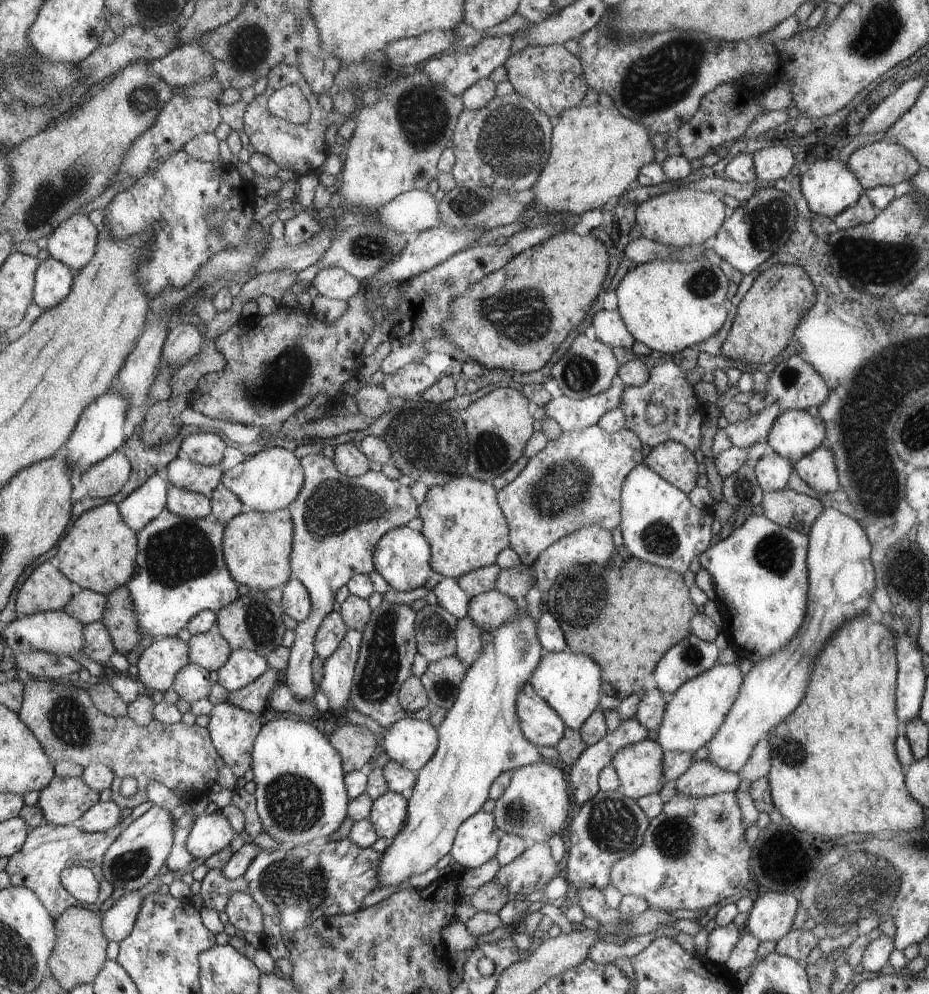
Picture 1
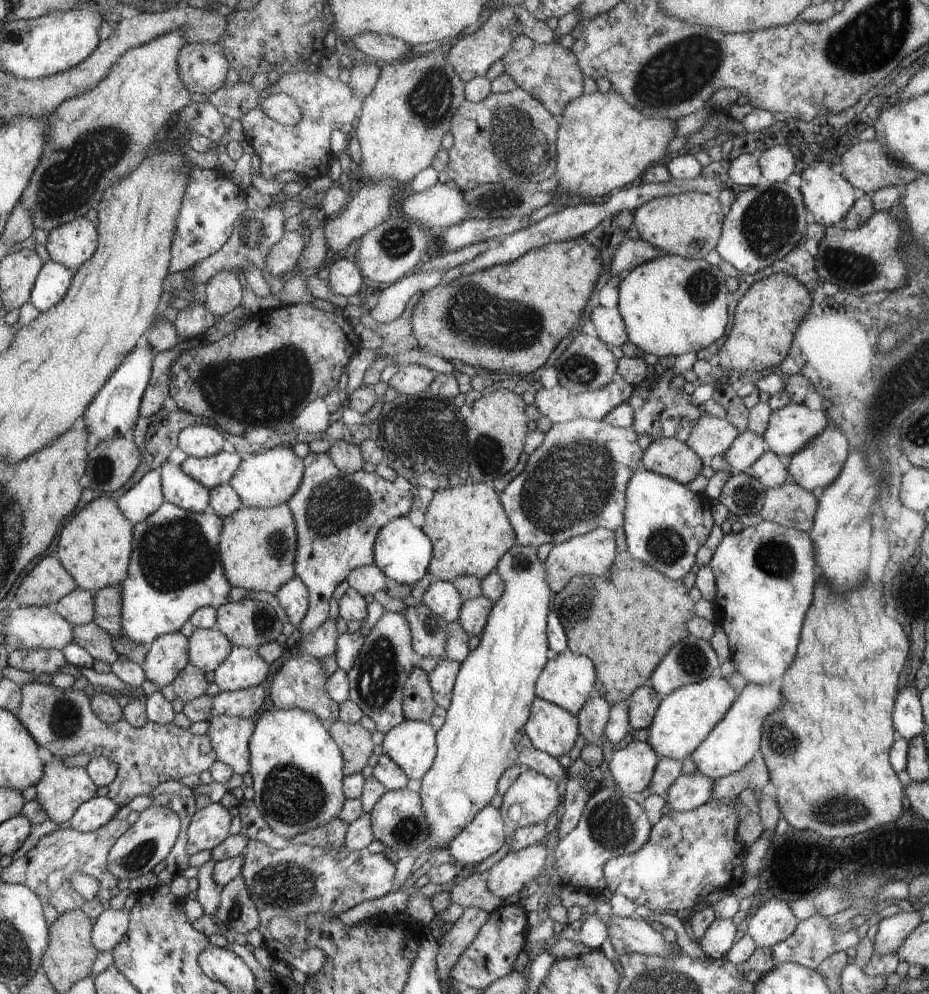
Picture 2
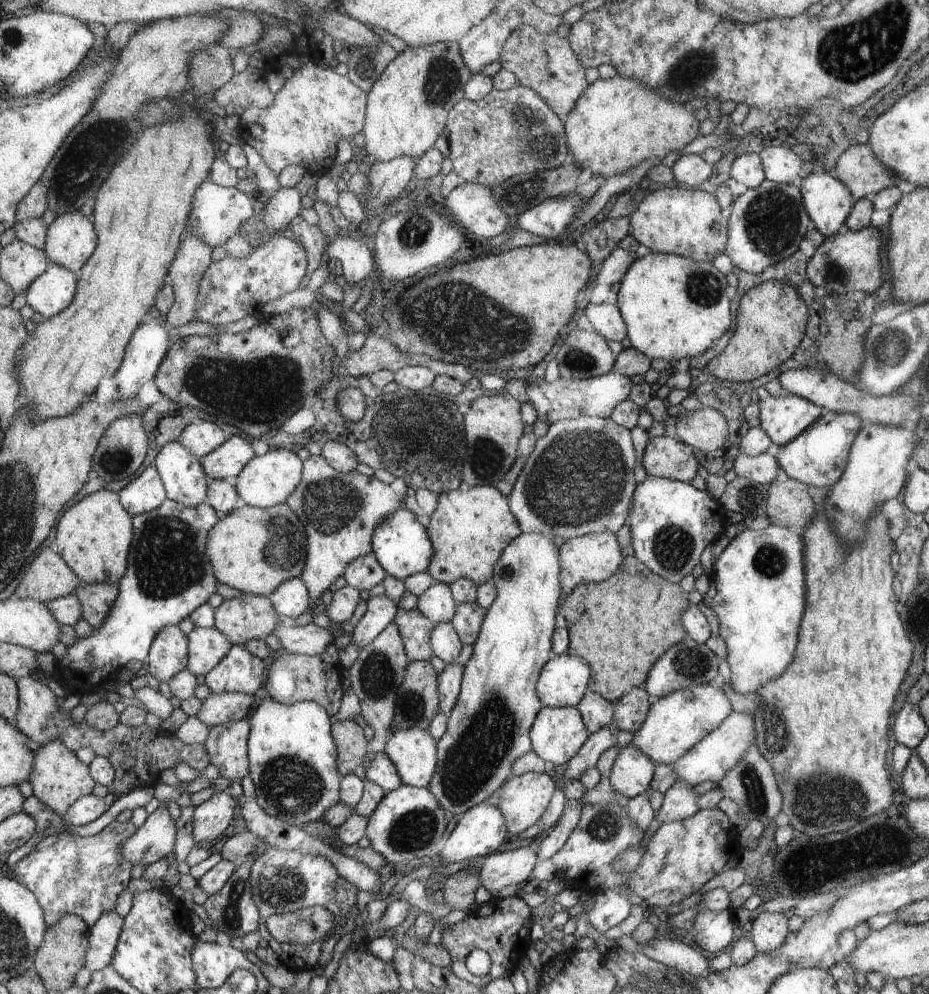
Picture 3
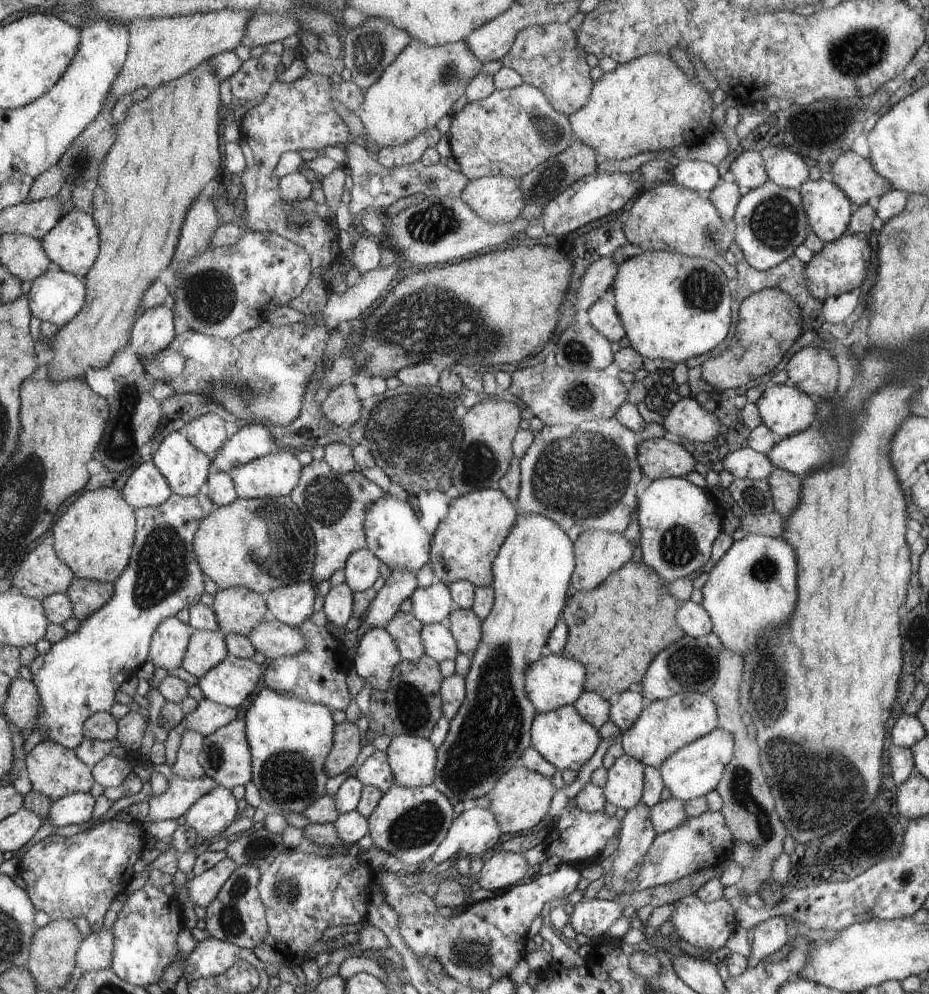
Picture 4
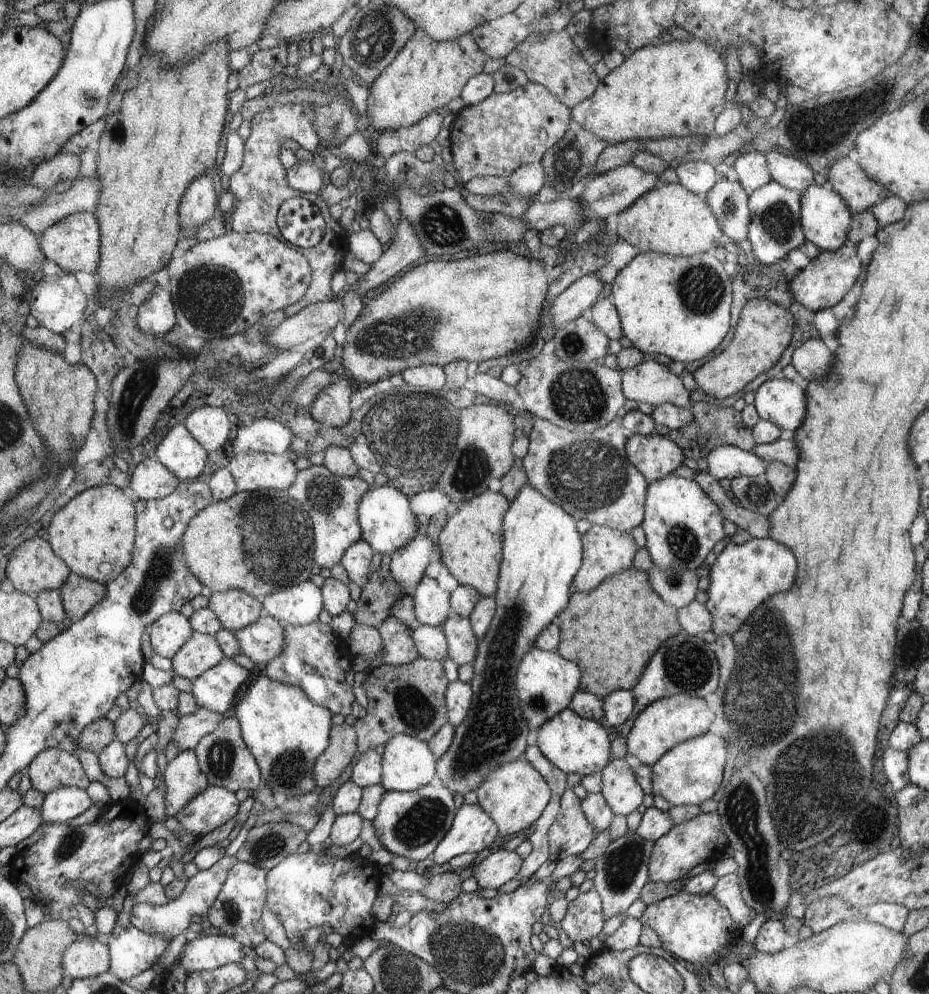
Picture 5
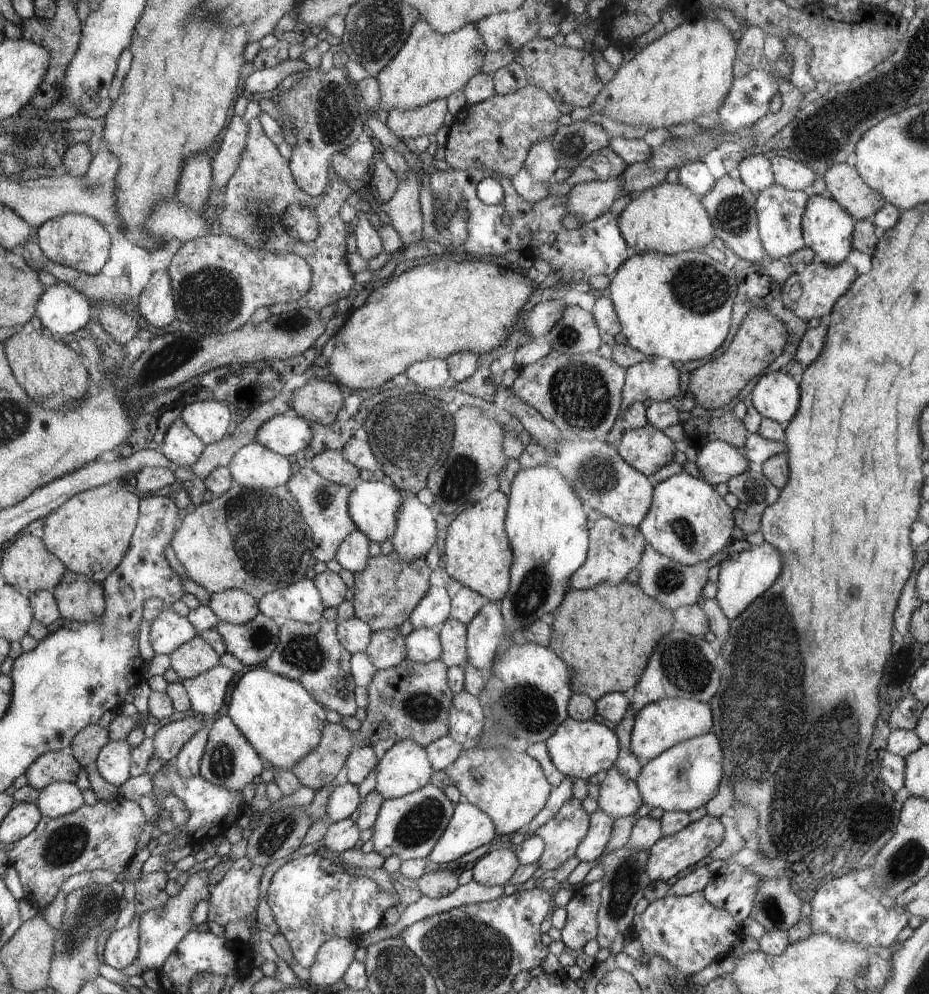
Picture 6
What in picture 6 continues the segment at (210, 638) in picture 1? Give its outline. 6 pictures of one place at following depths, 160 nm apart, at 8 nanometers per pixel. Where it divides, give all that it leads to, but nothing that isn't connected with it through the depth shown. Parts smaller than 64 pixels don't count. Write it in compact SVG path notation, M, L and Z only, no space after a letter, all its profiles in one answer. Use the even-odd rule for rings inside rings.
M200 635L169 655L171 668L182 680L198 677L219 666L220 657L214 646Z

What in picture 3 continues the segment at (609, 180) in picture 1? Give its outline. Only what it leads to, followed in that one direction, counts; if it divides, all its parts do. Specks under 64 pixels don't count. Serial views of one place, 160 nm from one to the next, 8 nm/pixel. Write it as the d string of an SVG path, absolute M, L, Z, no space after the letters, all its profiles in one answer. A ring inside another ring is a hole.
M624 74L590 84L573 113L568 114L565 126L572 157L569 161L582 164L582 169L590 168L596 177L604 176L606 181L636 168L646 158L664 159L670 152L680 152L680 148L700 136L696 112L688 114L684 104L664 100L658 96L658 90L650 90L646 84Z

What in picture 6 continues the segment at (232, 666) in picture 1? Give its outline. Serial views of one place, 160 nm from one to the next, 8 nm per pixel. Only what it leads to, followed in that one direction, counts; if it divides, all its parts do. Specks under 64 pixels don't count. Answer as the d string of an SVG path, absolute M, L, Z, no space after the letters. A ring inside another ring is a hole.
M216 666L192 679L184 679L184 686L190 700L190 708L196 714L212 719L226 702L226 690L234 678L234 672L226 666Z

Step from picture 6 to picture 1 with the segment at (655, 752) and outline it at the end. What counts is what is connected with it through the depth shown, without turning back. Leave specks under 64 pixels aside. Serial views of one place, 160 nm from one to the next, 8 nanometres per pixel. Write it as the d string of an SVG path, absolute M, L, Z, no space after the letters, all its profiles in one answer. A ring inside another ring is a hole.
M717 662L704 673L686 681L667 704L665 716L658 729L658 744L665 751L687 753L694 753L698 748L708 744L734 704L742 681L742 672L736 662L725 665Z

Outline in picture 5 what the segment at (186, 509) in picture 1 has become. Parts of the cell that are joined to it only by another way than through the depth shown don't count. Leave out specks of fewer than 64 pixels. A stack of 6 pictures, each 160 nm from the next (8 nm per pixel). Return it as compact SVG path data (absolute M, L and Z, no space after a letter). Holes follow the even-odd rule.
M182 425L174 426L156 448L156 456L180 482L197 480L203 474L209 452Z

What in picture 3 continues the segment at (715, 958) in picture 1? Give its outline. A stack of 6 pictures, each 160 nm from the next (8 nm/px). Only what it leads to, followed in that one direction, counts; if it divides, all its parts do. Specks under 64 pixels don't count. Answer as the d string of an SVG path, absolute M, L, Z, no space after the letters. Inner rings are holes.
M701 909L695 918L692 934L696 944L706 952L720 952L730 946L734 933L738 930L734 924L732 909L720 912Z

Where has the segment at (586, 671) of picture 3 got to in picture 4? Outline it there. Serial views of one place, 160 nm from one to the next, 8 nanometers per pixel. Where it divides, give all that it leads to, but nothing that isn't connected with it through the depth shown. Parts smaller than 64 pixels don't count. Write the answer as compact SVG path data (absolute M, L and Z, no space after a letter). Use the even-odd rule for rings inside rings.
M544 650L540 660L532 662L525 673L526 694L533 702L537 713L546 713L574 705L578 698L585 693L586 667L576 659L564 655L551 654Z

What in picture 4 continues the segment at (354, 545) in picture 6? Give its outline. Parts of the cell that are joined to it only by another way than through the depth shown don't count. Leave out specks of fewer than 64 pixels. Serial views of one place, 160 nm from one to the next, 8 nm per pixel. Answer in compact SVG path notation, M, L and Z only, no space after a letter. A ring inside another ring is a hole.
M368 549L356 550L350 554L344 566L346 584L353 593L368 590L374 586L380 574L382 563Z

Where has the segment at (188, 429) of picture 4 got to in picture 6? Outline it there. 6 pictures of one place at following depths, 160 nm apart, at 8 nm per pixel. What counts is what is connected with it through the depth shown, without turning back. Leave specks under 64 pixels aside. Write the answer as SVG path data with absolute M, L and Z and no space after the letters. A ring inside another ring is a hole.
M198 401L188 404L179 417L197 438L206 445L221 442L228 436L232 422L232 412L226 405L217 401Z

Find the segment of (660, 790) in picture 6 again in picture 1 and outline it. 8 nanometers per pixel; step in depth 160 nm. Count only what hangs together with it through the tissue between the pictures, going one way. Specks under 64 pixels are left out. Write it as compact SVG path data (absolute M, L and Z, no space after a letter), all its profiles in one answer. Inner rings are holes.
M832 508L824 512L814 521L808 534L806 564L808 567L808 600L804 622L798 632L790 639L789 645L782 647L767 657L753 664L751 670L743 677L743 681L724 722L720 725L713 740L708 743L708 758L716 766L724 770L740 772L750 758L754 747L766 737L771 729L782 722L802 702L813 673L813 664L819 651L823 649L829 638L851 618L867 613L868 604L873 598L877 582L875 568L871 561L871 542L864 532L863 526L854 517L849 517Z

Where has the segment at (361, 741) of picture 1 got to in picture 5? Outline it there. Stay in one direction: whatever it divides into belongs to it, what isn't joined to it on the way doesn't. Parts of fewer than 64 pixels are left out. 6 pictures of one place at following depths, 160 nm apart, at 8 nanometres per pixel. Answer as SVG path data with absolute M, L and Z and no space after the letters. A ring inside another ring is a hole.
M334 726L330 734L330 747L314 762L314 782L326 788L331 785L356 754L356 734L353 726Z

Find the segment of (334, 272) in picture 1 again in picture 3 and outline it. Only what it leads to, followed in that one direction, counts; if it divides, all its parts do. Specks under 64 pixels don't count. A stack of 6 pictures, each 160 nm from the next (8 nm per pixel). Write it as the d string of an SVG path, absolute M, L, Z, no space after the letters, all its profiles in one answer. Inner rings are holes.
M345 232L331 240L328 258L340 261L346 284L361 285L366 276L375 272L374 252L369 240L349 238Z

